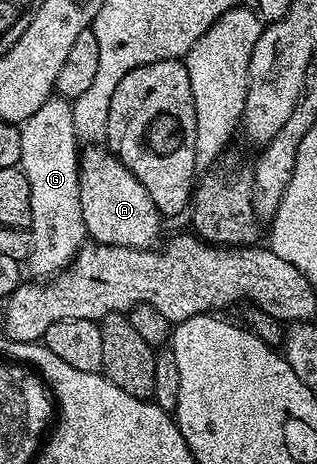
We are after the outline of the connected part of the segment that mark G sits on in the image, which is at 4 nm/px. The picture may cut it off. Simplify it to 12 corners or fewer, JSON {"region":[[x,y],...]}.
{"region":[[69,101],[20,128],[30,186],[26,268],[51,278],[86,243]]}

